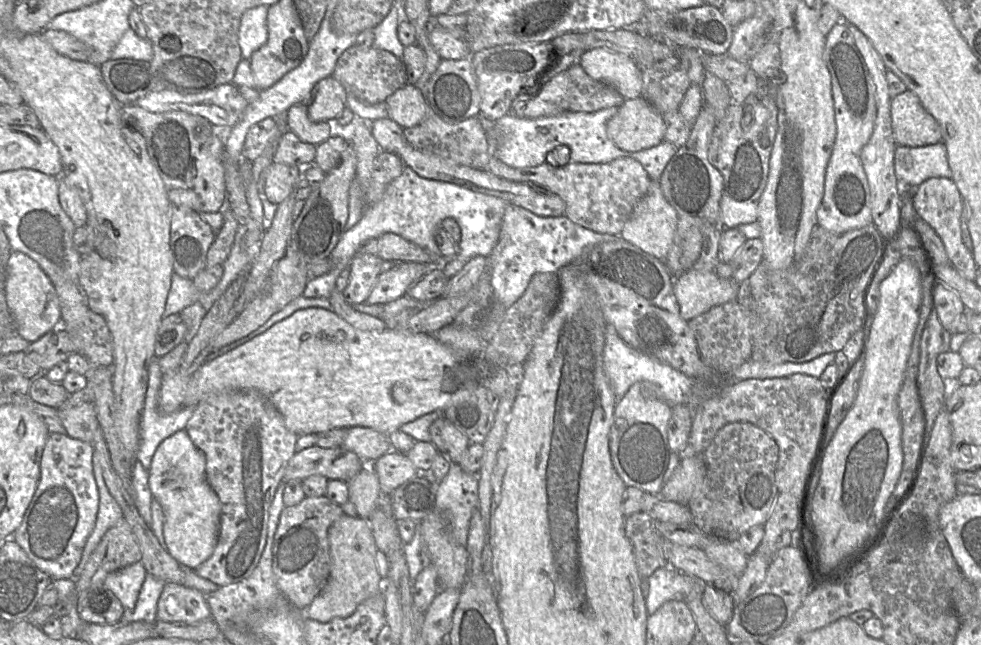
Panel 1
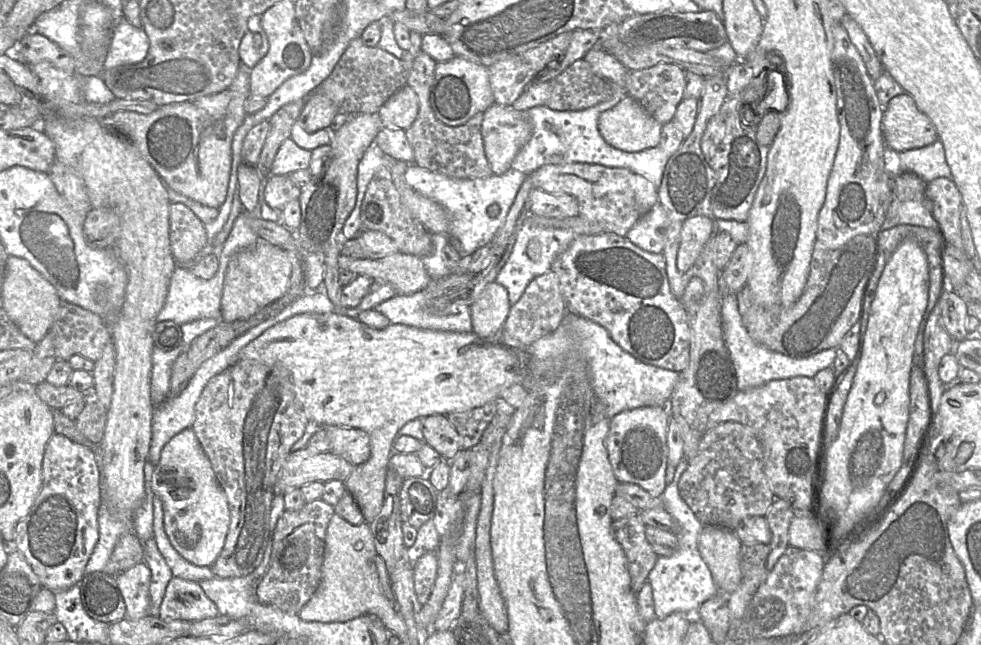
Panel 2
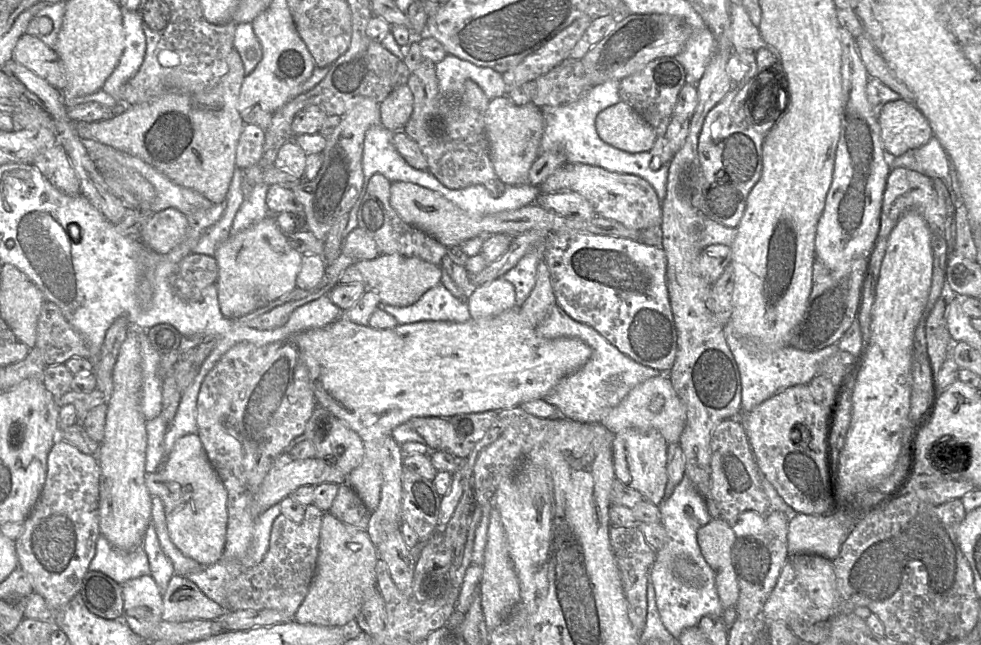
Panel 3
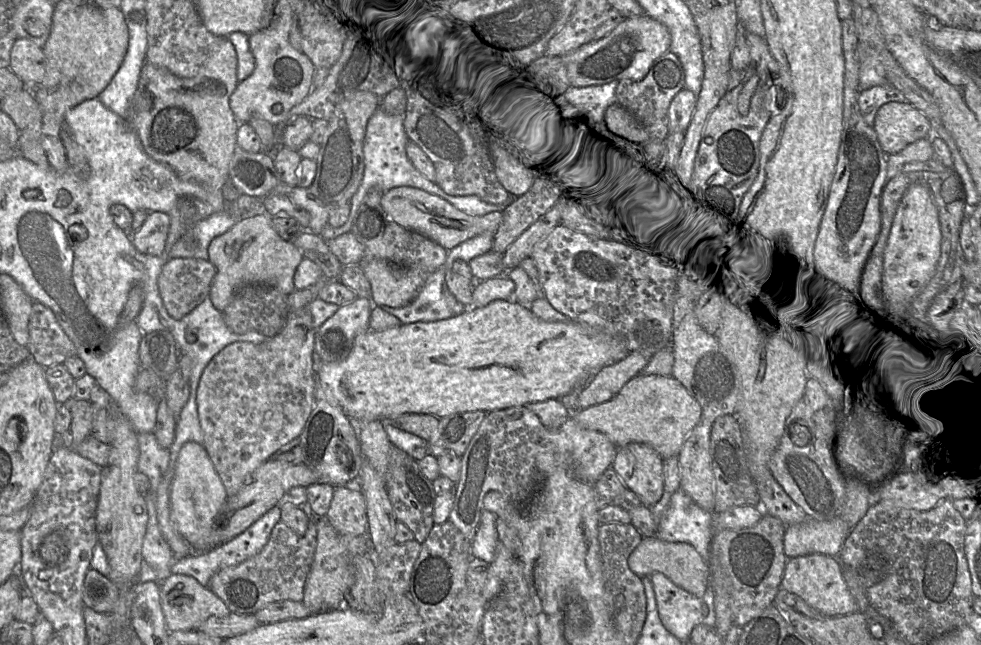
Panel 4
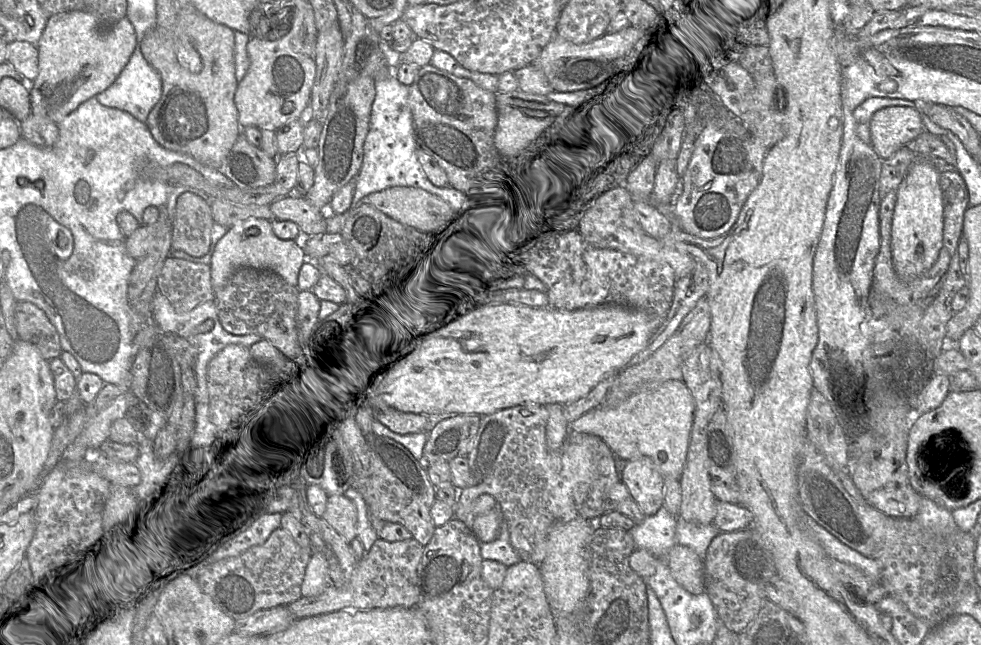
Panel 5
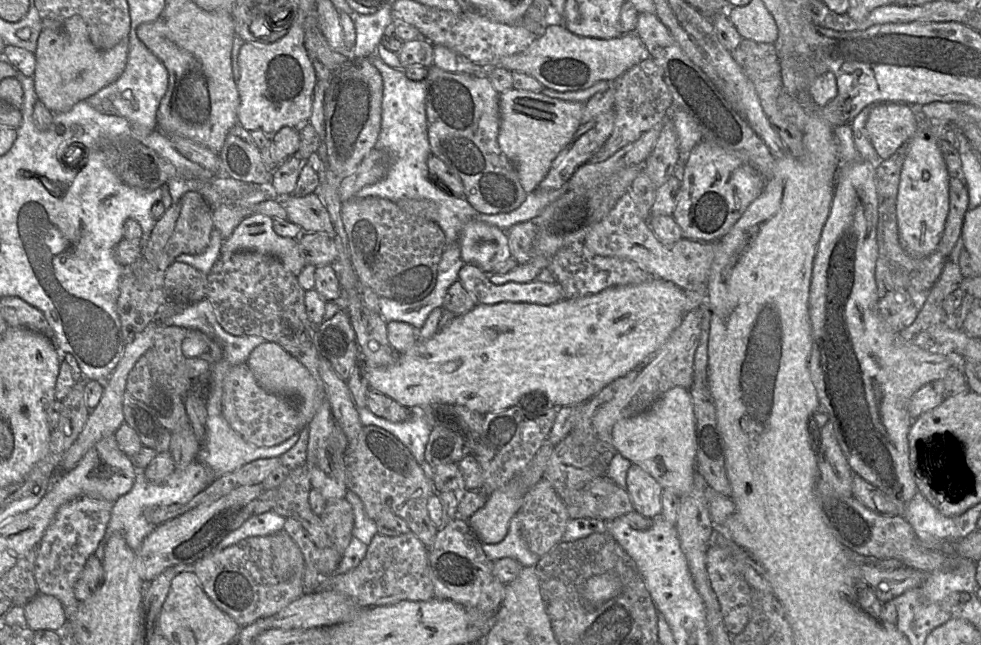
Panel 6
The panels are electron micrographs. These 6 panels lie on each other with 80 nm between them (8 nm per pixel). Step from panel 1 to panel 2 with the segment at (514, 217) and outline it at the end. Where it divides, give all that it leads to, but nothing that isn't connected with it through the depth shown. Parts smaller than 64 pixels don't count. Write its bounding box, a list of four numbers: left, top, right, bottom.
[495,219,579,305]

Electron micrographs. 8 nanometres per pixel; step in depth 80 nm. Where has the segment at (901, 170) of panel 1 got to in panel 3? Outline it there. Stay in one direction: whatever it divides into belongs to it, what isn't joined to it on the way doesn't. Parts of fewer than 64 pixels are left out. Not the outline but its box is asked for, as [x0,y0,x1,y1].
[914,137,949,179]

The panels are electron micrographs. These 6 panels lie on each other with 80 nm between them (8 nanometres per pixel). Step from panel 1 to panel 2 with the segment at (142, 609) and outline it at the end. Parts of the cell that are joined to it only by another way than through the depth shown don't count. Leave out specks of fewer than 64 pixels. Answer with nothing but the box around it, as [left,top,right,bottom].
[143,537,173,616]

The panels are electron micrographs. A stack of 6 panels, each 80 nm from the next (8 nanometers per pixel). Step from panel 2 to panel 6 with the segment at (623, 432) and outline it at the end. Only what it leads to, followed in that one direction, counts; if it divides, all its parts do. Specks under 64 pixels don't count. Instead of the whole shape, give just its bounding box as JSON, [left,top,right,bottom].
[626,464,663,519]

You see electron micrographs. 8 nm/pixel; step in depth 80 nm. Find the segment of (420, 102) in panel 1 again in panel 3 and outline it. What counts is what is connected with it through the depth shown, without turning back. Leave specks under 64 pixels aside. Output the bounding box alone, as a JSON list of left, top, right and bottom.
[380,84,413,131]

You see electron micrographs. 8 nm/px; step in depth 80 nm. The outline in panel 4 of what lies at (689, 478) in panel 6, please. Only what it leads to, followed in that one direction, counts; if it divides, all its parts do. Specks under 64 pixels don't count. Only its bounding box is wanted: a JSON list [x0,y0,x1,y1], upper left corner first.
[571,375,701,459]

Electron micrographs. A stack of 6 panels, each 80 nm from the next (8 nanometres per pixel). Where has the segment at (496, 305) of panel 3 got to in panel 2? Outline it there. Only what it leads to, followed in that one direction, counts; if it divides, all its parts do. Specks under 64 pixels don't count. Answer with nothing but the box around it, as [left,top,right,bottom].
[470,283,510,340]

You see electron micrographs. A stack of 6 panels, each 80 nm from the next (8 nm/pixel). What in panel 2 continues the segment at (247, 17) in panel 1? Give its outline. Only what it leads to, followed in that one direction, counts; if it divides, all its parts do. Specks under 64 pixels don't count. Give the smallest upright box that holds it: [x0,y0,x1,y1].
[238,15,268,69]

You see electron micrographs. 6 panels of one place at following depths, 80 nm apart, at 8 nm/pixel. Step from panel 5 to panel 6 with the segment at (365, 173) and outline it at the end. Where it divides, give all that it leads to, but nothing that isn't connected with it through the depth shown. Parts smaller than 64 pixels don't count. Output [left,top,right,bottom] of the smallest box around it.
[354,53,478,245]

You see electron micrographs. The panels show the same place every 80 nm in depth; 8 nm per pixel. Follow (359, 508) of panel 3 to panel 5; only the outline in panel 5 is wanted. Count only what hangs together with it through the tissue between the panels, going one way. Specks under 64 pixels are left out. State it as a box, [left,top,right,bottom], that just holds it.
[323,494,357,541]

